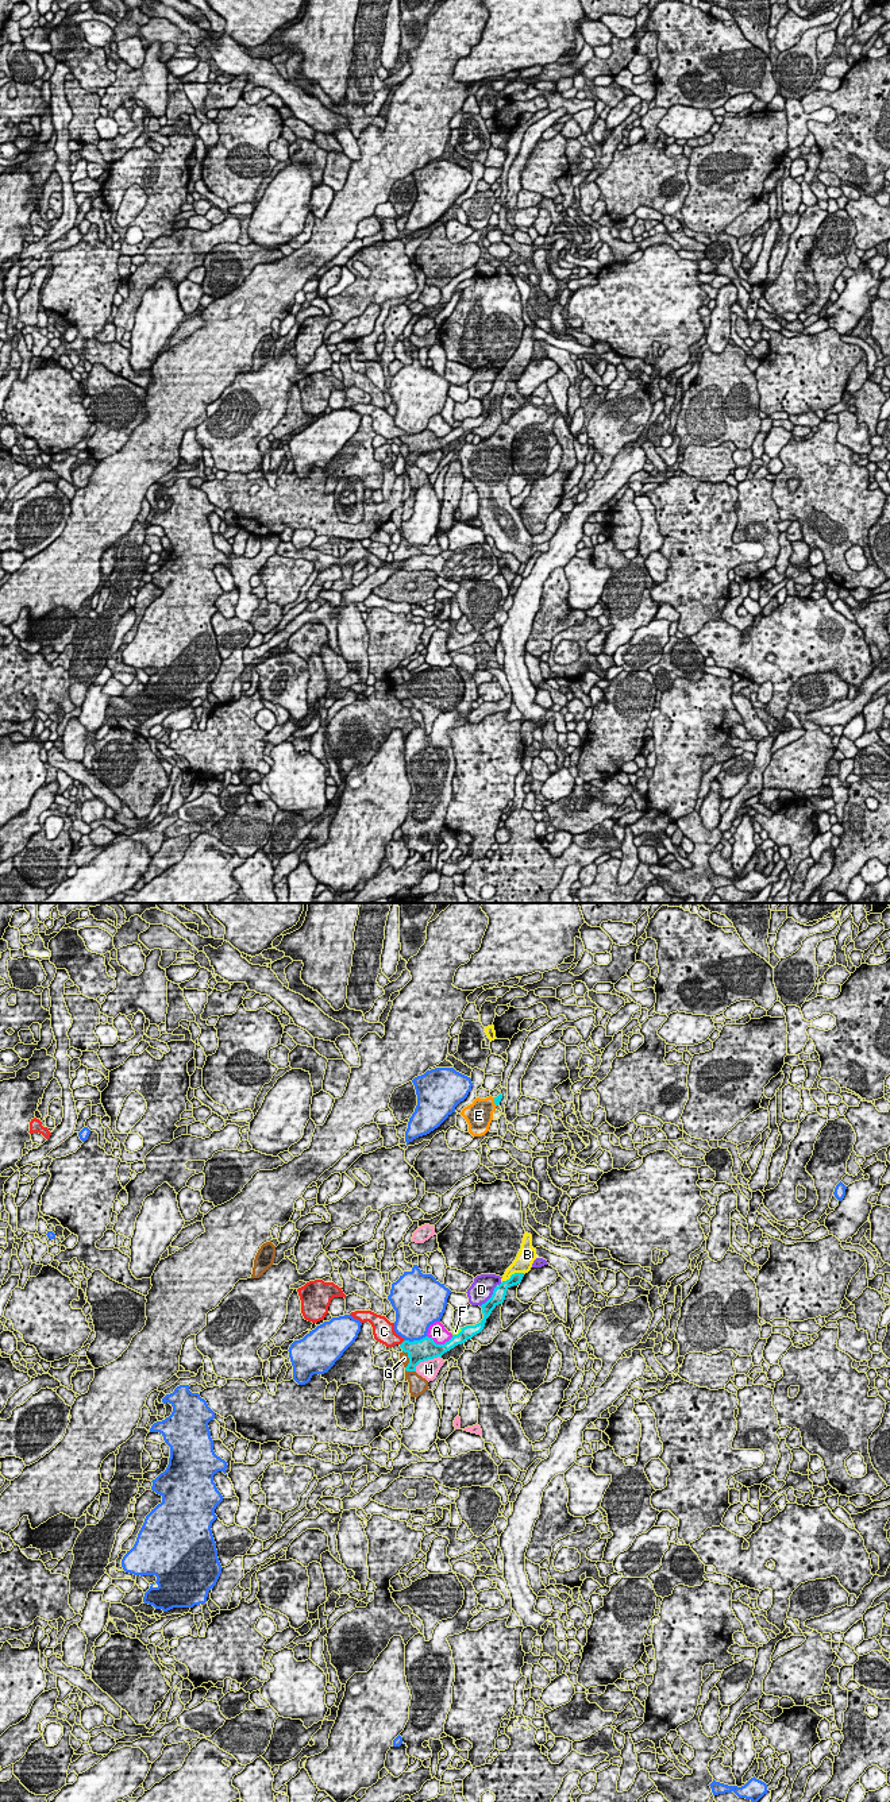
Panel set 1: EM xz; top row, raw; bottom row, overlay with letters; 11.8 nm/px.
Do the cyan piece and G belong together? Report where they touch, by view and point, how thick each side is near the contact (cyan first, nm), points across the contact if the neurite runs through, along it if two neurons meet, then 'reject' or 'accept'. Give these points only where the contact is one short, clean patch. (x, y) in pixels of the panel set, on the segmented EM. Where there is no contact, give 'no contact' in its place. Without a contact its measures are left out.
meets cyan in xz at (408, 1365); 260 nm thick on the cyan side, 100 nm on the other; border along xz (403, 1350), (408, 1358), (405, 1369), (415, 1372); reject

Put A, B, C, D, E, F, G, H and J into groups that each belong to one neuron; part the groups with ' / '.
A / B / C / D / E / F G / H / J

